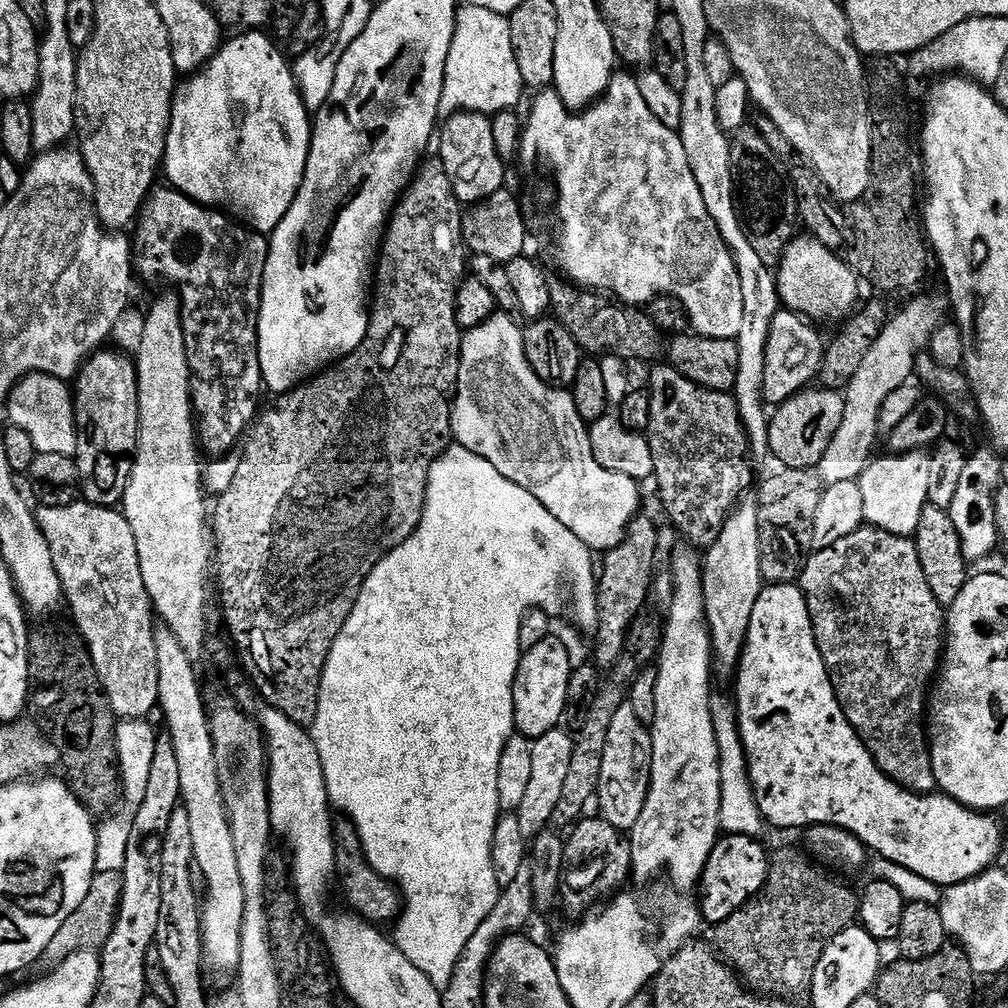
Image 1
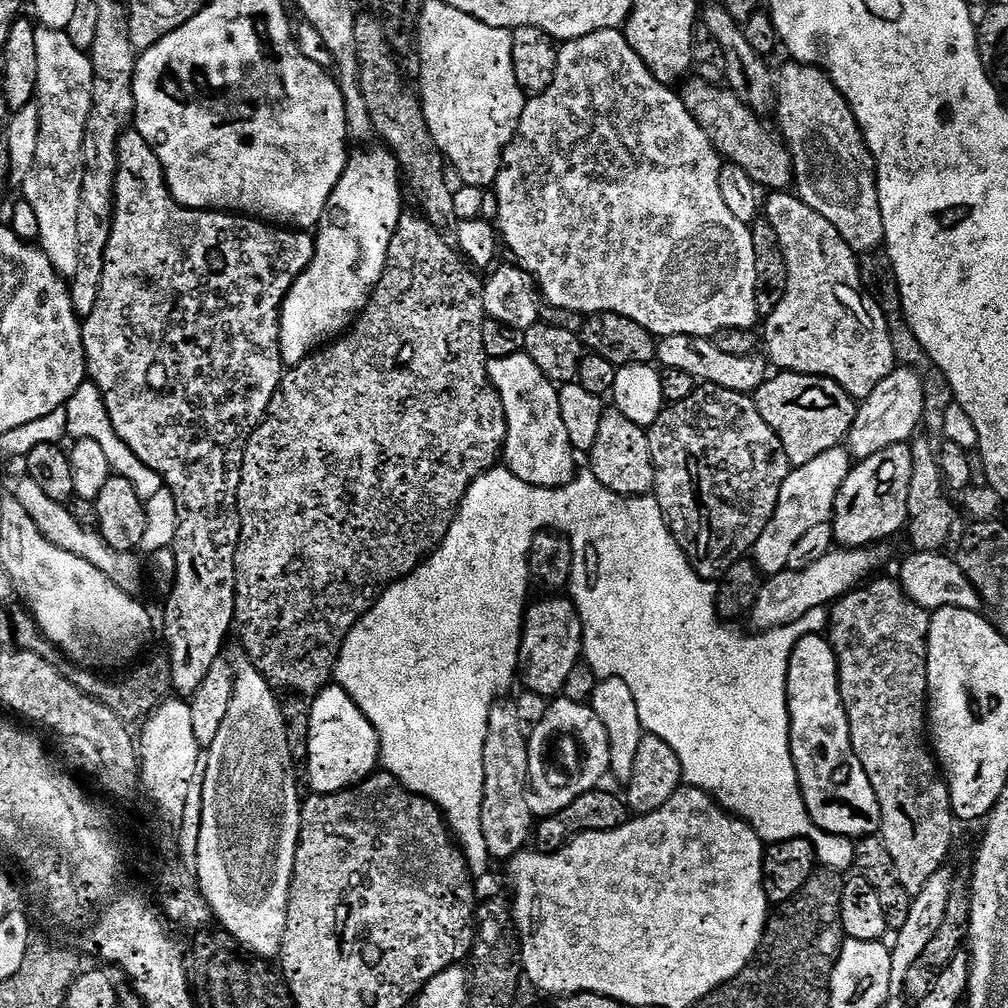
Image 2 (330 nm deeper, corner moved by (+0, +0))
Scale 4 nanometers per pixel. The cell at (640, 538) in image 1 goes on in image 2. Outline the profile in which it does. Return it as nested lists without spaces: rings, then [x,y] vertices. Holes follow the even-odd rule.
[[[615,410],[605,411],[602,426],[598,426],[598,438],[590,453],[590,470],[602,482],[602,486],[619,496],[643,496],[653,491],[656,468],[652,465],[650,442],[645,429],[639,428],[630,418]]]

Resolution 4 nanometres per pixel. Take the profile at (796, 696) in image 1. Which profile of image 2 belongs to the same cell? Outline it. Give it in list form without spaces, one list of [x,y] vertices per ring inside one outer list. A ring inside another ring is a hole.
[[[823,635],[807,636],[802,638],[794,646],[794,650],[790,654],[790,666],[788,667],[788,717],[790,718],[790,730],[792,731],[792,761],[796,767],[798,774],[798,782],[800,783],[800,792],[804,796],[804,804],[808,808],[810,818],[824,832],[829,832],[832,836],[847,836],[849,838],[857,838],[856,836],[876,836],[880,831],[880,807],[878,806],[878,798],[874,794],[874,786],[870,786],[870,778],[866,774],[866,770],[862,766],[862,762],[858,762],[858,758],[854,754],[854,746],[852,745],[852,735],[850,734],[850,726],[848,725],[848,715],[844,709],[842,702],[842,694],[840,693],[840,667],[836,665],[836,655],[831,644]]]

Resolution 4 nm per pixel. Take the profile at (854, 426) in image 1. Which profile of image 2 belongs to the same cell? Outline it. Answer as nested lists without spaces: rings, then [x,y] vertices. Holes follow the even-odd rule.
[[[841,446],[826,450],[826,454],[818,454],[805,464],[795,465],[789,471],[786,482],[782,482],[782,490],[778,498],[778,506],[754,549],[754,563],[765,577],[777,576],[788,568],[790,554],[794,554],[794,546],[814,526],[827,524],[832,519],[836,506],[838,490],[842,482],[846,482],[848,471],[854,467],[853,457],[847,447]]]

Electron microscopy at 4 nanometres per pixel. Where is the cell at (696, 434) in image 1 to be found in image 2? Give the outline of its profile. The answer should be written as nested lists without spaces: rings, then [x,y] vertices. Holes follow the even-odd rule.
[[[716,384],[698,386],[692,391],[690,398],[686,398],[677,404],[668,404],[658,414],[658,418],[653,422],[652,427],[647,429],[647,433],[652,465],[656,468],[656,483],[654,485],[656,501],[660,504],[660,509],[664,511],[664,518],[667,520],[673,536],[680,543],[681,550],[691,560],[692,569],[704,580],[715,581],[717,578],[723,577],[724,573],[730,570],[730,566],[734,566],[739,560],[745,559],[755,549],[762,530],[766,530],[766,526],[778,506],[782,482],[786,482],[790,471],[786,450],[782,446],[778,434],[774,434],[774,430],[770,430],[770,426],[762,418],[762,414],[758,414],[758,406],[751,395],[726,390]]]

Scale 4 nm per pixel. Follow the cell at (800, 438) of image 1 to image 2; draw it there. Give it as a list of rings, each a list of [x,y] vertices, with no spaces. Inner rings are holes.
[[[781,371],[779,374],[769,375],[764,385],[756,389],[754,399],[758,406],[758,414],[762,414],[770,430],[778,434],[788,455],[788,463],[792,466],[805,464],[818,458],[818,454],[826,454],[826,450],[841,447],[847,441],[848,431],[852,429],[858,407],[857,401],[853,400],[846,390],[842,390],[838,382],[825,376],[807,376],[801,372]]]

